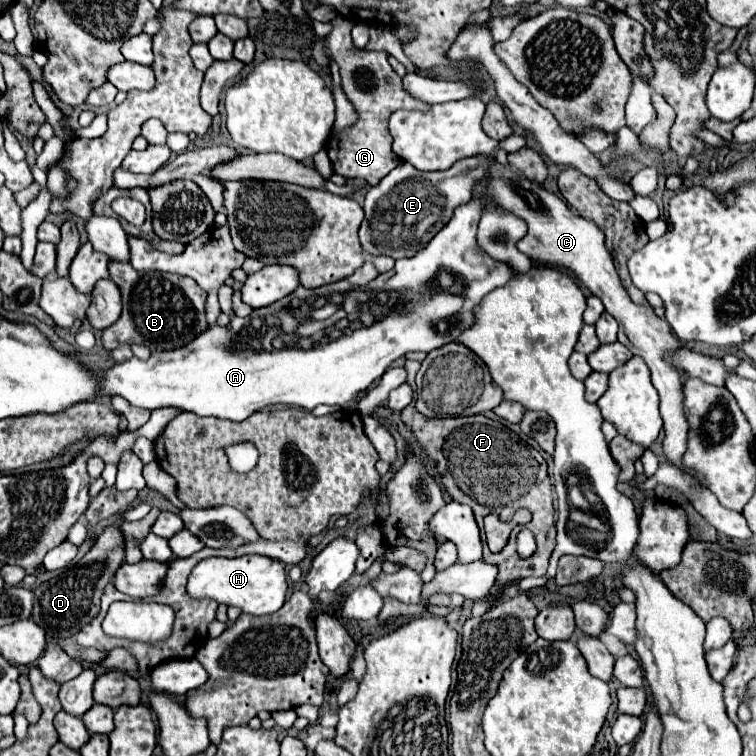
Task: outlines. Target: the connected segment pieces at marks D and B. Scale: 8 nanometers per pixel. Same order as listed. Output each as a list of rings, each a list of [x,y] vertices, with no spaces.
[[[125,511],[117,515],[117,521],[103,531],[103,535],[91,547],[91,551],[77,565],[65,569],[55,579],[35,587],[35,601],[33,601],[31,617],[37,625],[41,625],[47,637],[53,637],[53,639],[75,637],[99,613],[101,593],[125,561],[125,537],[121,533],[123,515]]]
[[[109,261],[109,275],[119,285],[123,295],[123,313],[119,321],[103,331],[103,349],[111,351],[123,343],[139,343],[155,351],[173,351],[197,335],[209,329],[205,317],[207,293],[189,277],[157,273],[157,271],[137,271],[131,265],[121,265]]]

